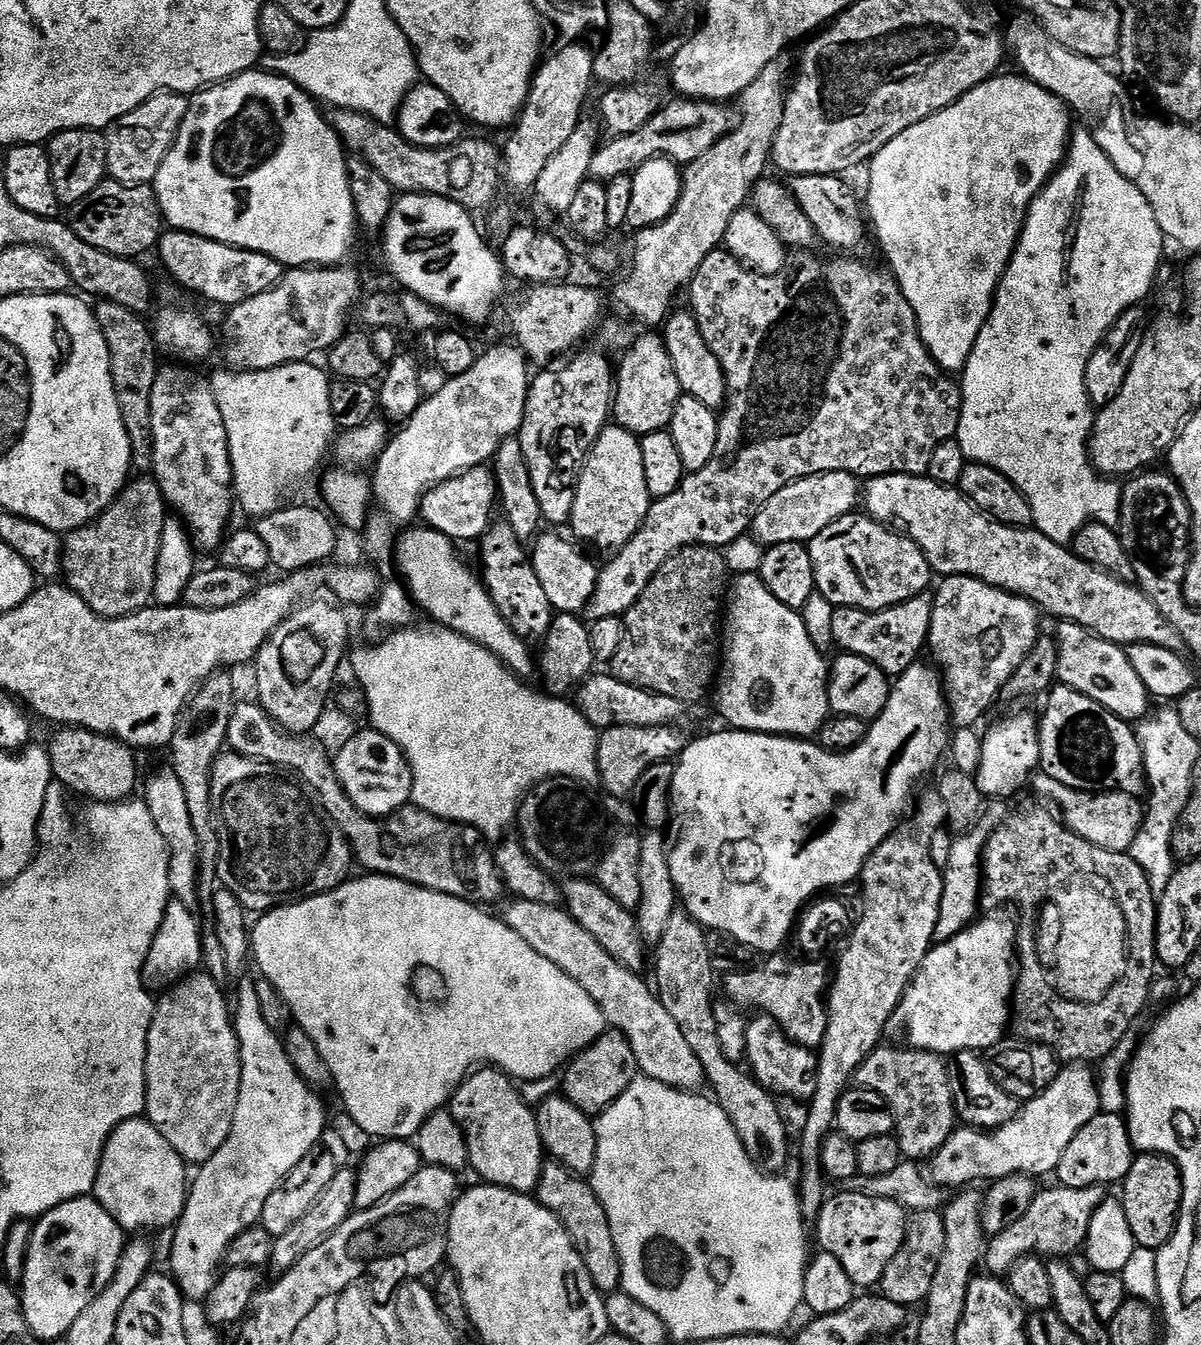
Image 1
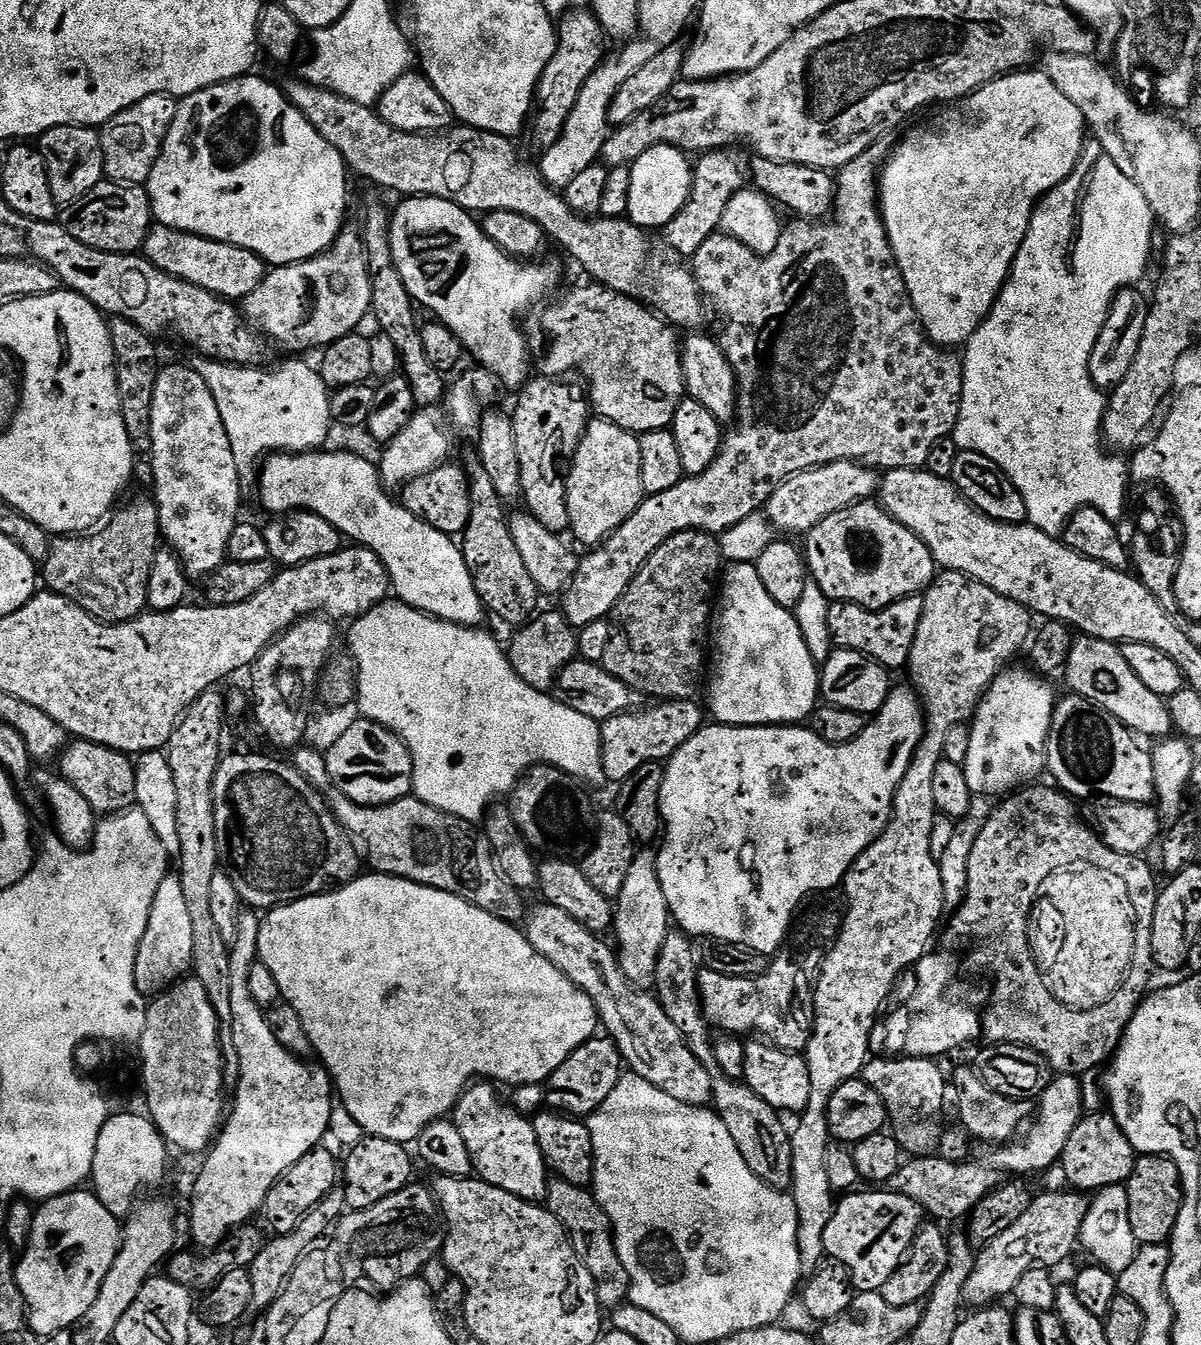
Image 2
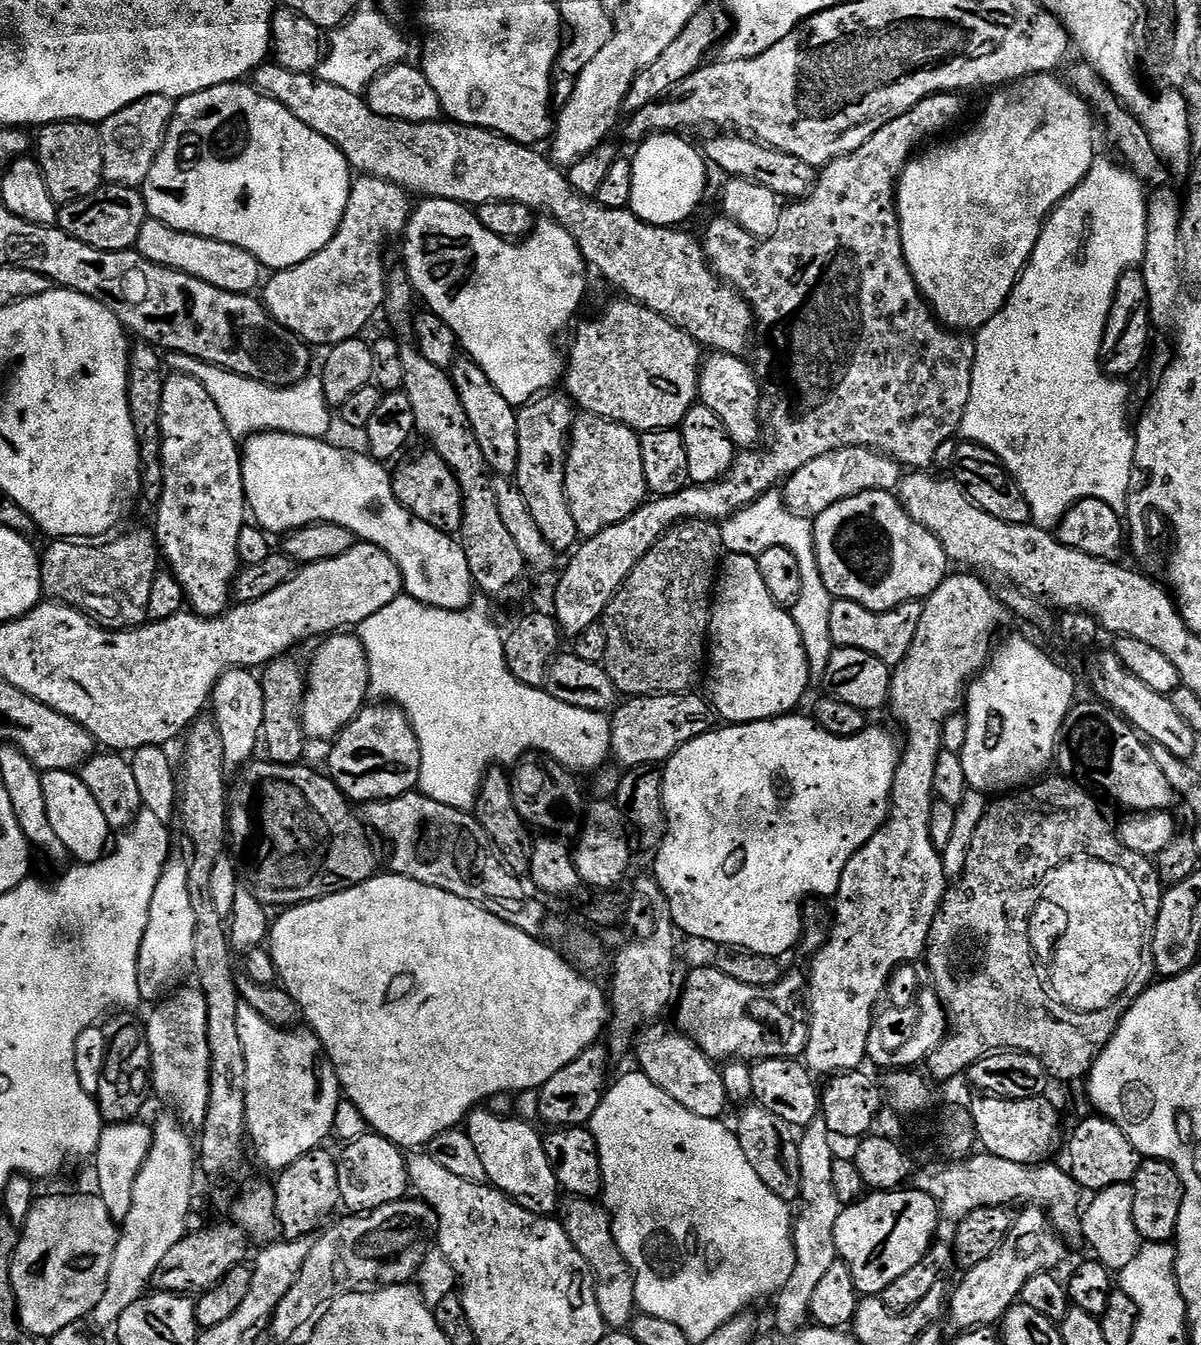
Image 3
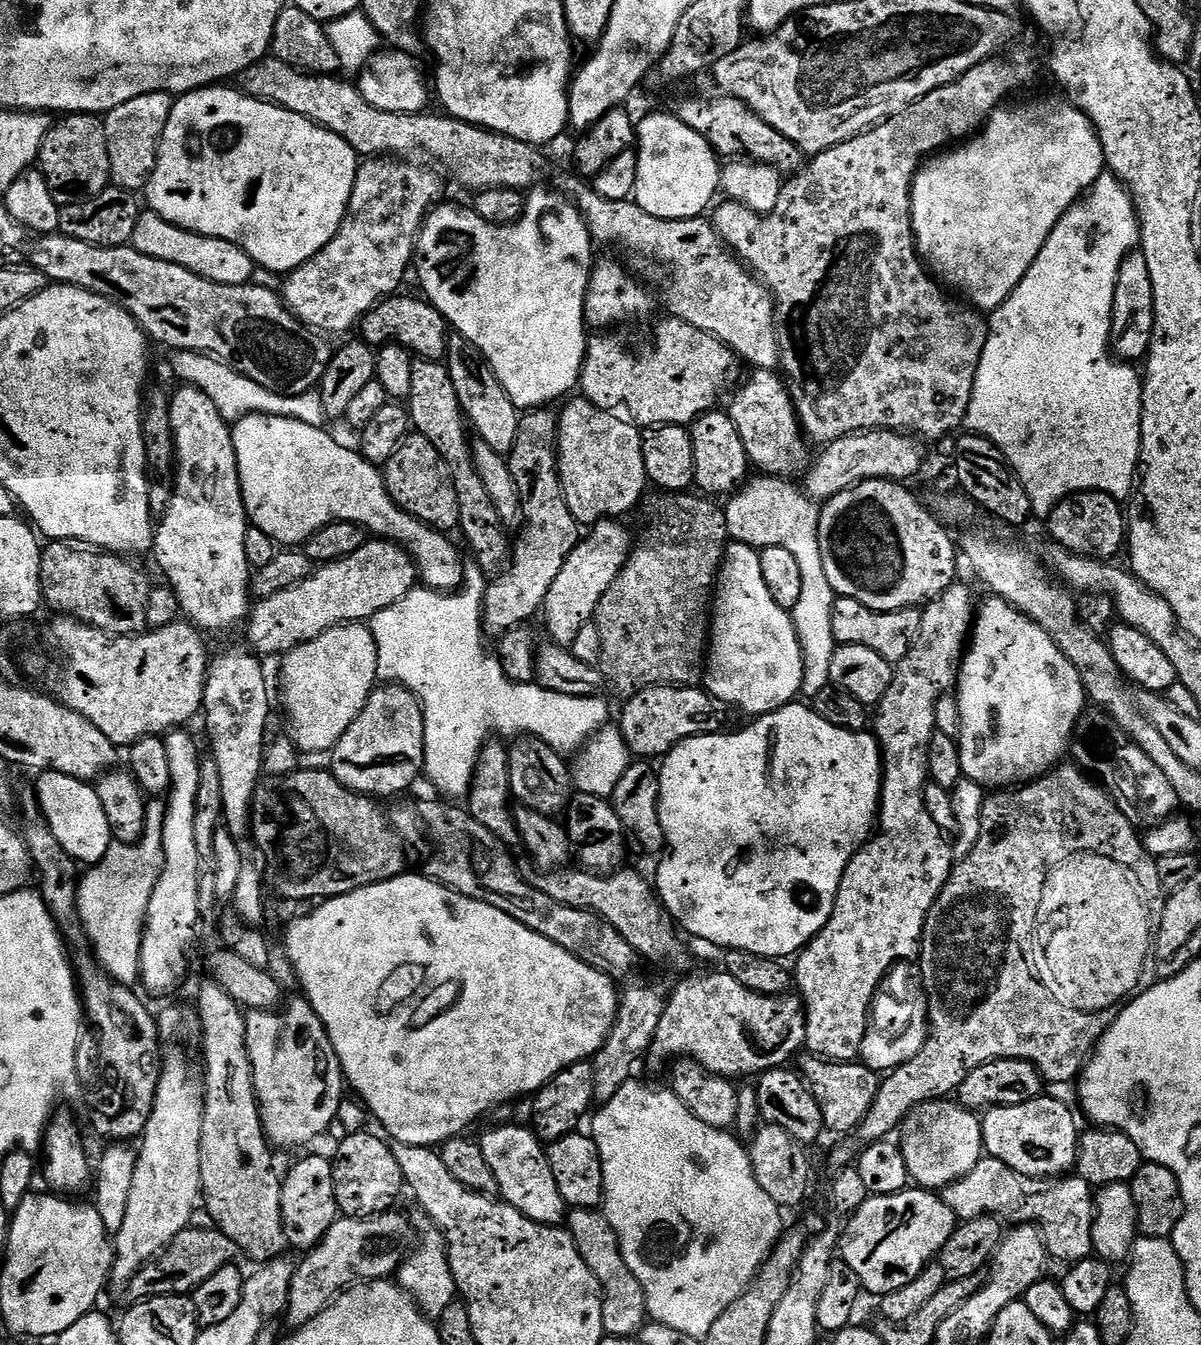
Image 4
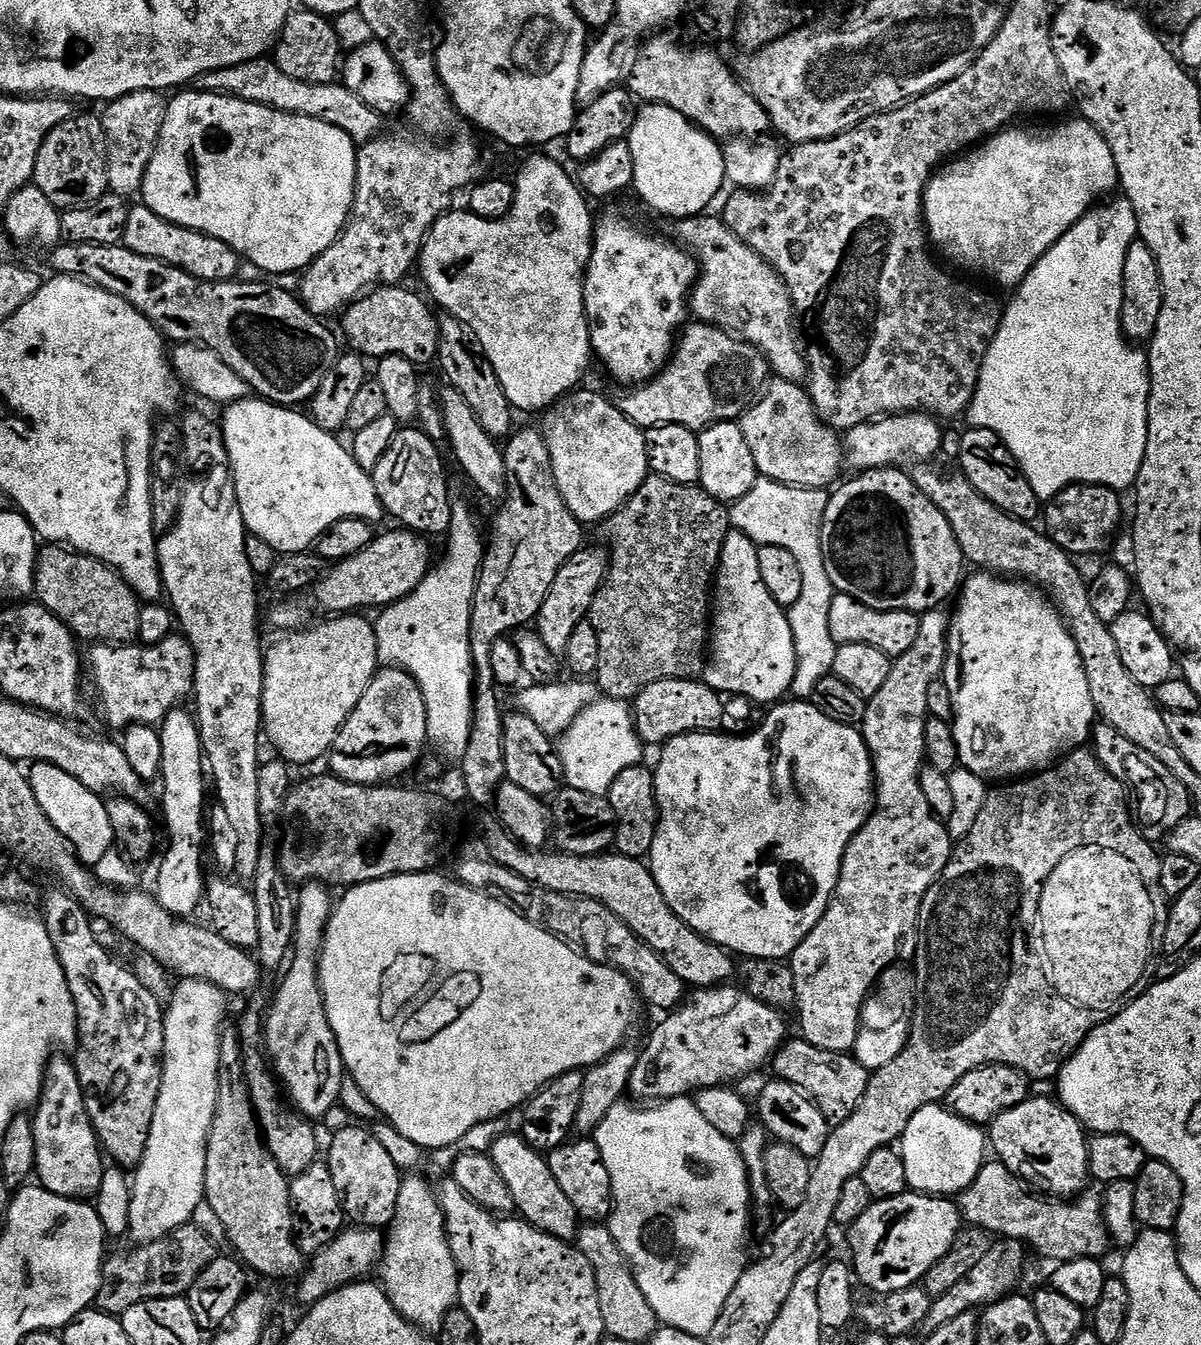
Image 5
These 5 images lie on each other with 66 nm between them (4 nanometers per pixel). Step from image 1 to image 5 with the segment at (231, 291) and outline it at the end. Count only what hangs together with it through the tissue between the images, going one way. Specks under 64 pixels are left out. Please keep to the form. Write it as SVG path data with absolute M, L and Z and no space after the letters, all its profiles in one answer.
M140 202L130 210L130 218L126 222L126 234L122 241L123 247L134 250L134 254L142 254L142 258L154 258L166 262L170 266L180 268L199 280L209 280L215 284L232 282L237 279L236 271L242 265L242 257L226 242L204 232L195 232L177 224L164 220L154 210Z

